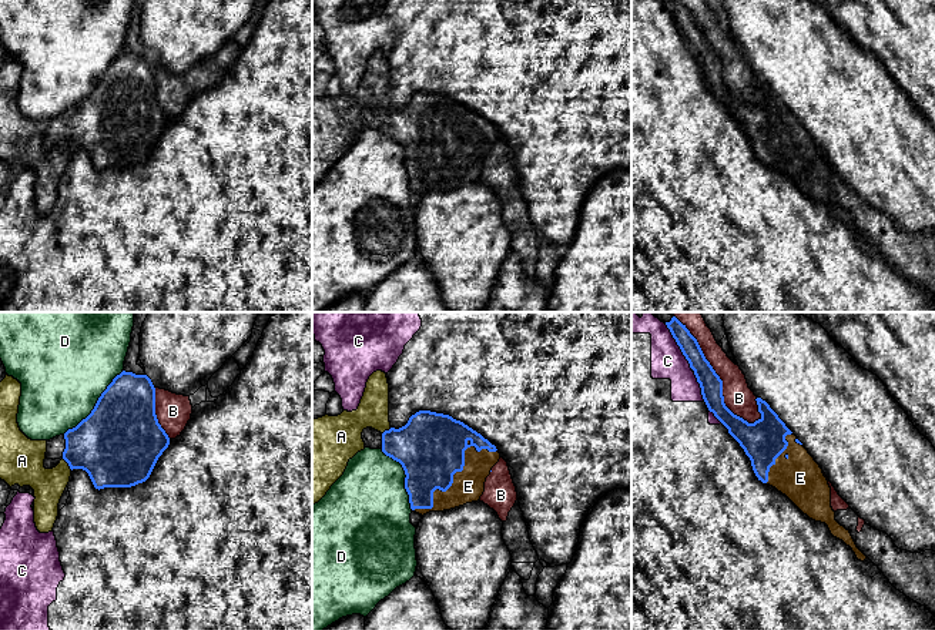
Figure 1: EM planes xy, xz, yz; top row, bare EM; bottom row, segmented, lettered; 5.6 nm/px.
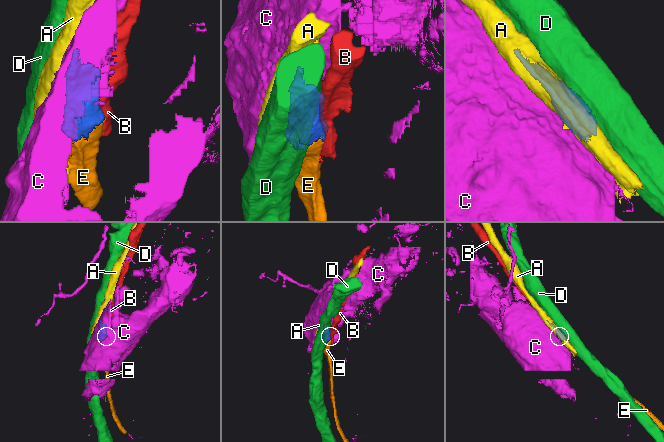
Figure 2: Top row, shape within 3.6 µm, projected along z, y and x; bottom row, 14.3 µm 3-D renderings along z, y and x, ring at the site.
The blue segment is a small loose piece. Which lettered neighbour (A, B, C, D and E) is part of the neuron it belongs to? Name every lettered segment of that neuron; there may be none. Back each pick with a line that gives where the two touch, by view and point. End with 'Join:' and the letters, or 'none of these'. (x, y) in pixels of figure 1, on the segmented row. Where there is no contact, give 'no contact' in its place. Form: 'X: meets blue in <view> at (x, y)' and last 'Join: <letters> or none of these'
E: meets blue in xz at (452, 476)
Join: E

